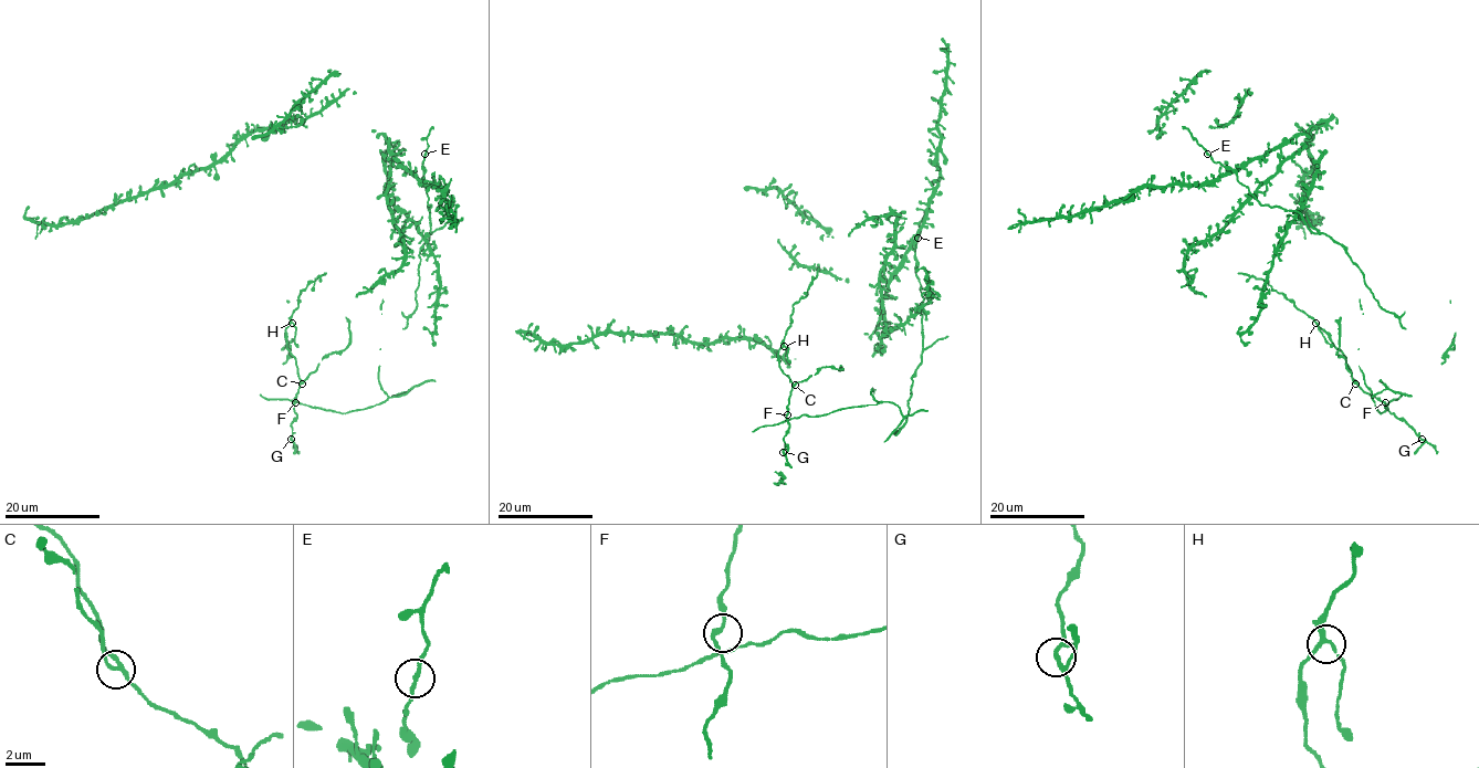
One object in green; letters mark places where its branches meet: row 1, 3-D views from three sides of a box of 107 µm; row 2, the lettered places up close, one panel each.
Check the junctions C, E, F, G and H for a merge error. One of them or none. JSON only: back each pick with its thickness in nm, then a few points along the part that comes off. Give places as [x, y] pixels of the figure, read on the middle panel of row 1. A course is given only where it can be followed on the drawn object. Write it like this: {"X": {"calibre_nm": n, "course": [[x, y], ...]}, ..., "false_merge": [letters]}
{"C": {"calibre_nm": 170, "course": [[795, 385], [822, 367], [842, 368], [838, 369]]}, "false_merge": ["C"]}

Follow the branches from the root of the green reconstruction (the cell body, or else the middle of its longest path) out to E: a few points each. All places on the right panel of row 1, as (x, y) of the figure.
E: (1218, 231), (1276, 172), (1281, 150), (1271, 148), (1233, 171), (1207, 154)

